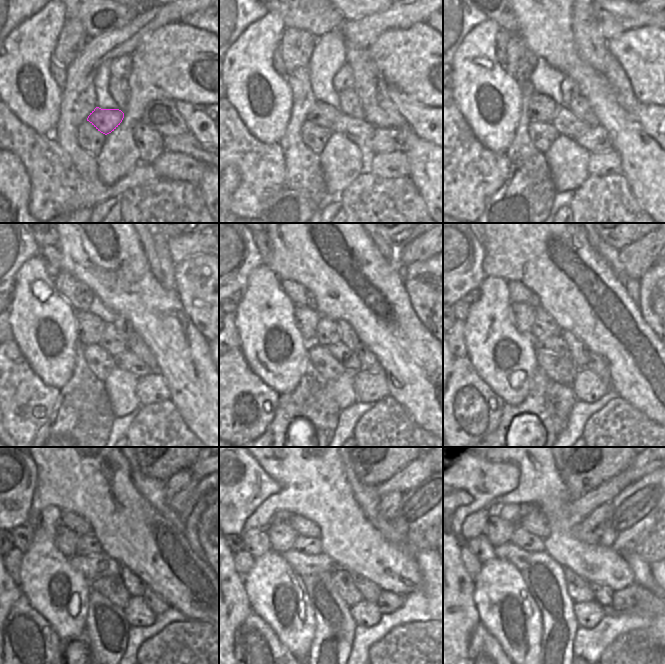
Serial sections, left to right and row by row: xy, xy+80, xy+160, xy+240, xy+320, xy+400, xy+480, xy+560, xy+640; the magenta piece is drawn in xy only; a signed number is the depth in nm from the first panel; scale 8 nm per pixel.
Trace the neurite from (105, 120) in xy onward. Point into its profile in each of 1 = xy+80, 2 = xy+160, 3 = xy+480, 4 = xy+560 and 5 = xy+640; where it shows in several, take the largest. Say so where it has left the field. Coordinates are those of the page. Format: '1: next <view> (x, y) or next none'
1: next xy+80 (324, 115)
2: next xy+160 (542, 109)
3: next xy+480 (65, 540)
4: next xy+560 (282, 537)
5: next xy+640 (498, 531)

